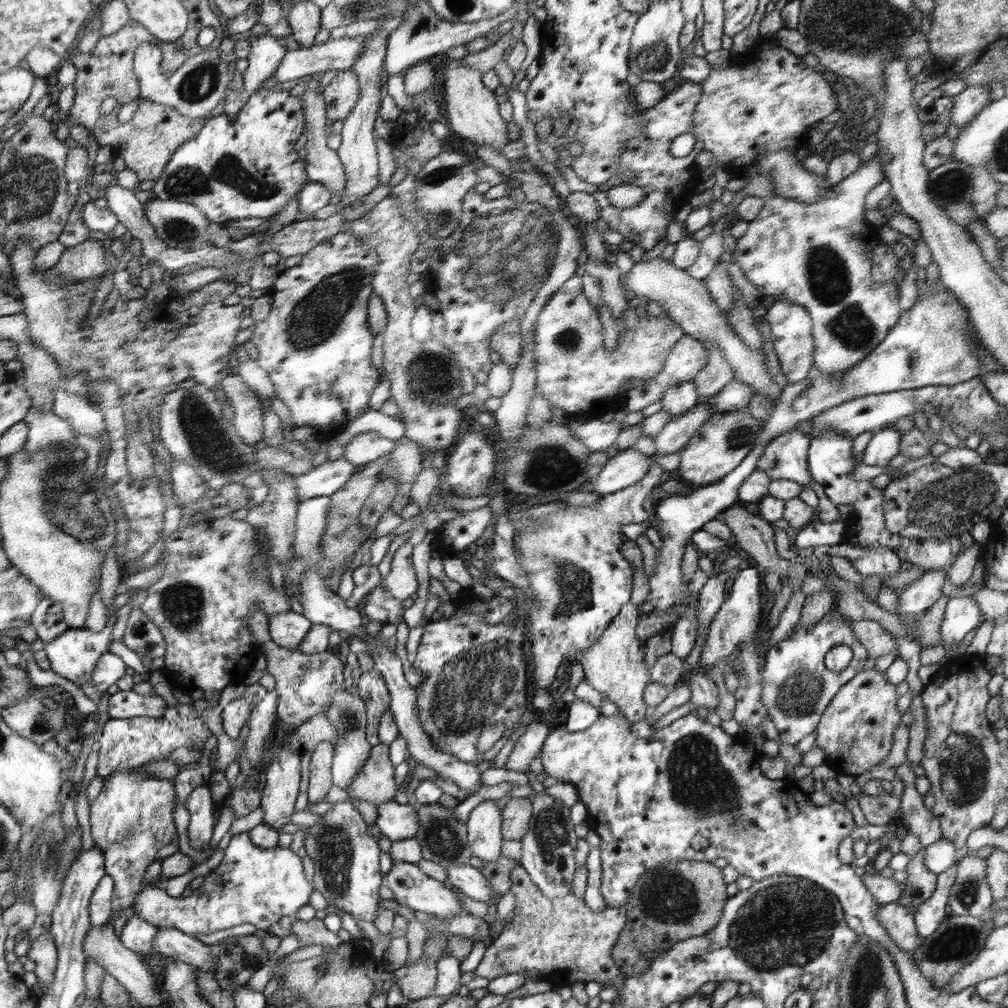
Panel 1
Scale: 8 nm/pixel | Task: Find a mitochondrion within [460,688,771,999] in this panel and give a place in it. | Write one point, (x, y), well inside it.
(700, 782)

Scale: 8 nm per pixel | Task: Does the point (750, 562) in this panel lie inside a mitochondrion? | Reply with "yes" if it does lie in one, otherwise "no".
no

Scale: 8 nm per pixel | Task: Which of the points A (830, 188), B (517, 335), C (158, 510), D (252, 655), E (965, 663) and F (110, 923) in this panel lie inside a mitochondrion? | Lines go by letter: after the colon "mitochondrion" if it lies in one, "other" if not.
A: other
B: other
C: other
D: other
E: other
F: other

